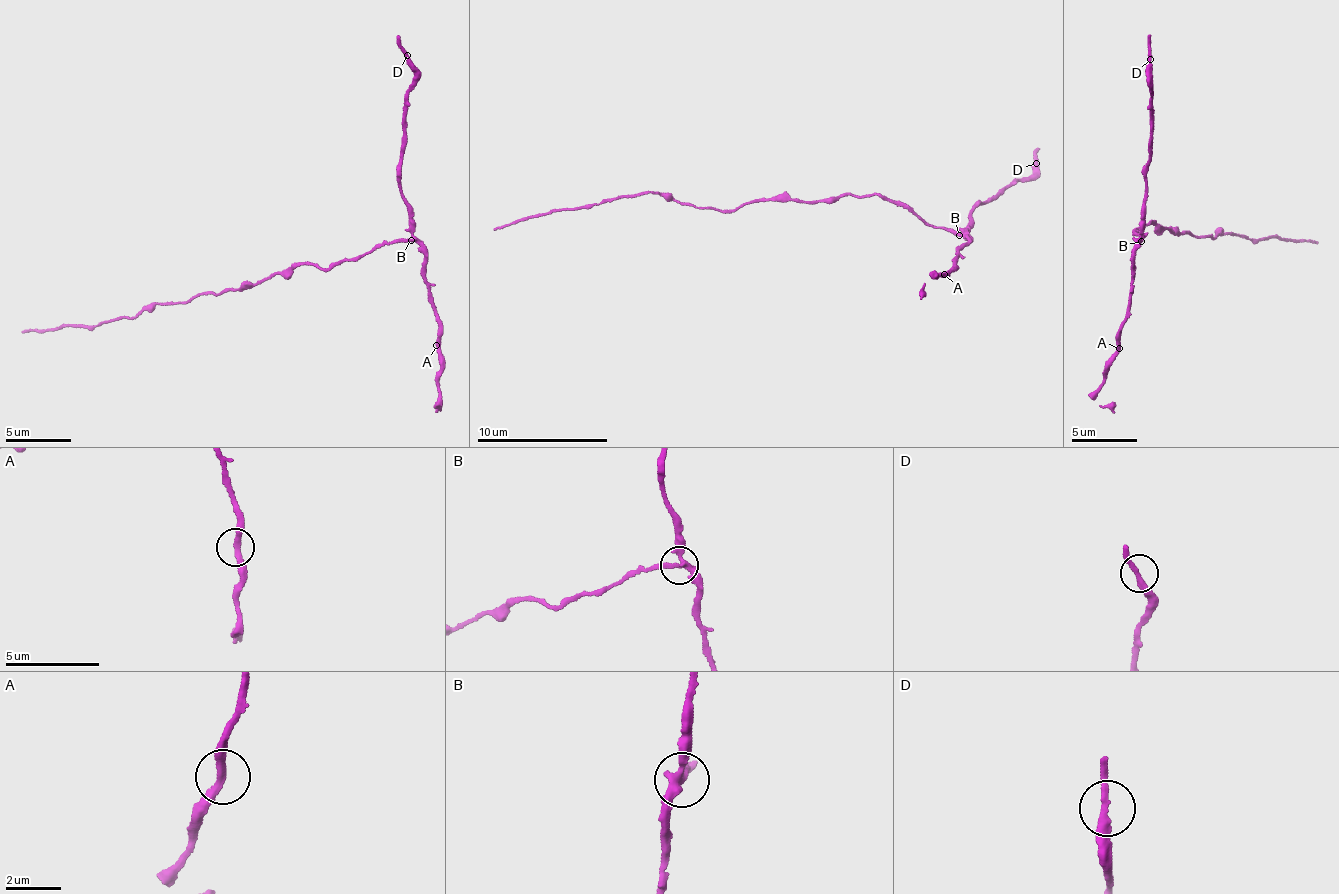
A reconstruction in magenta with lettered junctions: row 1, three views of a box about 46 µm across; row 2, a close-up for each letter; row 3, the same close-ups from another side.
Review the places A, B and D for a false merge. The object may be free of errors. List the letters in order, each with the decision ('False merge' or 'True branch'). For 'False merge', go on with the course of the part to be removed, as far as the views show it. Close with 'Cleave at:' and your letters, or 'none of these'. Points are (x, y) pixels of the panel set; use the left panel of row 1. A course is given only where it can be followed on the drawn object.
A: True branch
B: False merge. Course of the part to remove: (411, 240), (324, 267), (294, 261), (128, 317), (21, 332)
D: True branch
Cleave at: B

